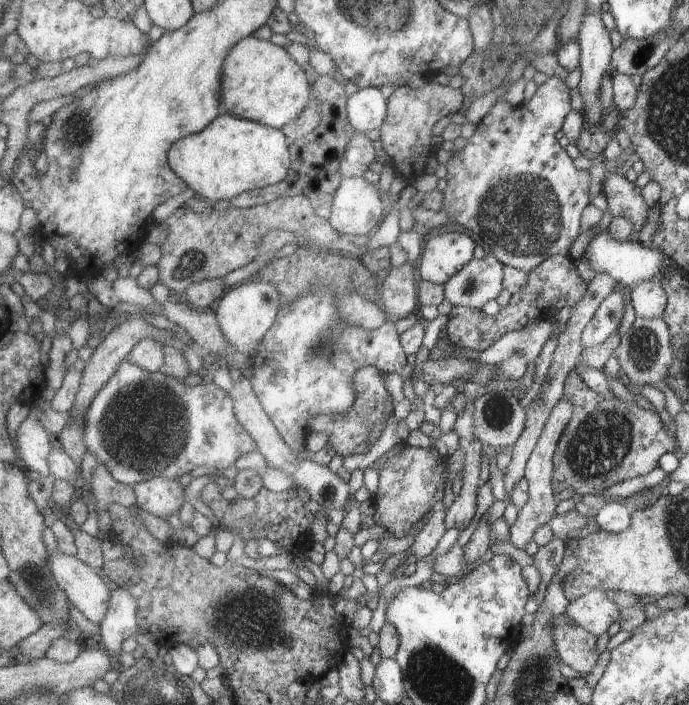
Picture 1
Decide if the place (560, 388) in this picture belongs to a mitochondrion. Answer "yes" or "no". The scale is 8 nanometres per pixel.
no

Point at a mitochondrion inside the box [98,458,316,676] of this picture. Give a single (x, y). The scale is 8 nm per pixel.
(256, 619)

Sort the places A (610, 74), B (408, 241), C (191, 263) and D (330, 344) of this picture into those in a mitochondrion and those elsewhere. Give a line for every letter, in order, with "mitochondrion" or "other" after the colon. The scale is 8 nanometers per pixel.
A: other
B: other
C: mitochondrion
D: mitochondrion

